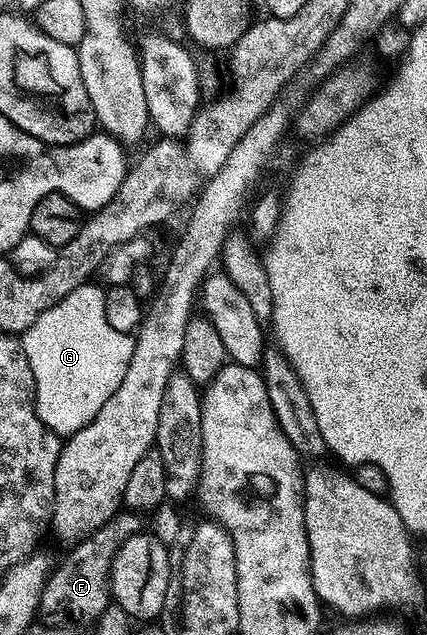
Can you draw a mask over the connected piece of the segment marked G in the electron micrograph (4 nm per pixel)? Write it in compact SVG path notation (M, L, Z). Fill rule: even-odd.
M93 284L81 285L62 301L56 301L51 308L43 311L43 315L39 315L39 319L35 319L35 323L31 323L31 327L25 330L20 338L31 363L37 414L49 429L53 425L83 427L91 423L95 415L99 415L99 407L103 407L103 403L107 403L107 399L115 395L115 387L123 383L123 375L127 375L127 367L131 363L134 338L123 331L115 331L107 323L107 317L104 315L106 290L100 284Z

